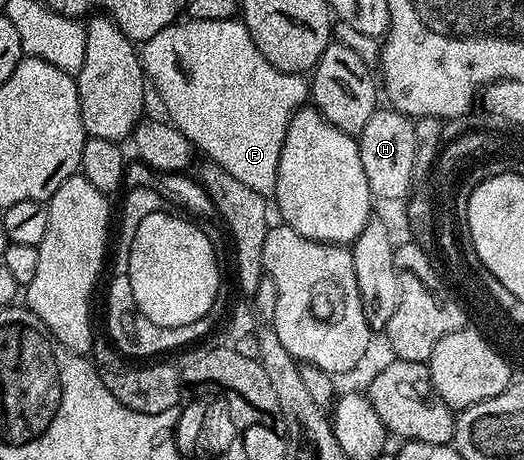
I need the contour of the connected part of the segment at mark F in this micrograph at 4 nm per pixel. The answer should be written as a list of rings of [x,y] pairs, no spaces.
[[[180,20],[142,42],[141,60],[146,80],[159,92],[163,109],[170,124],[189,138],[196,150],[203,152],[208,161],[215,161],[229,175],[234,175],[253,187],[253,191],[270,194],[277,183],[277,163],[281,159],[281,147],[285,143],[285,131],[295,110],[309,97],[309,81],[298,73],[277,71],[249,35],[242,20],[193,21]]]

